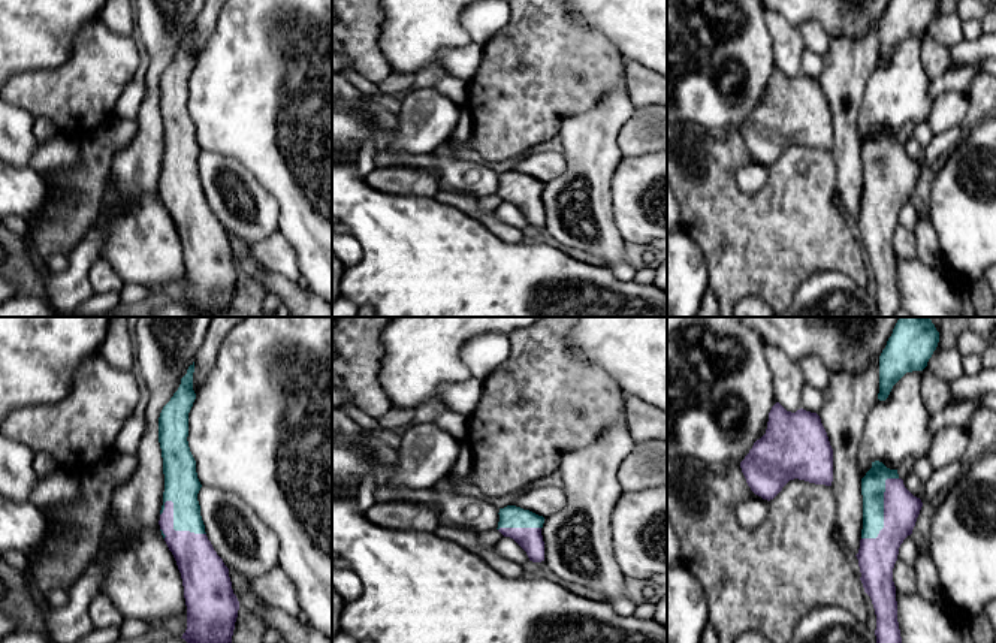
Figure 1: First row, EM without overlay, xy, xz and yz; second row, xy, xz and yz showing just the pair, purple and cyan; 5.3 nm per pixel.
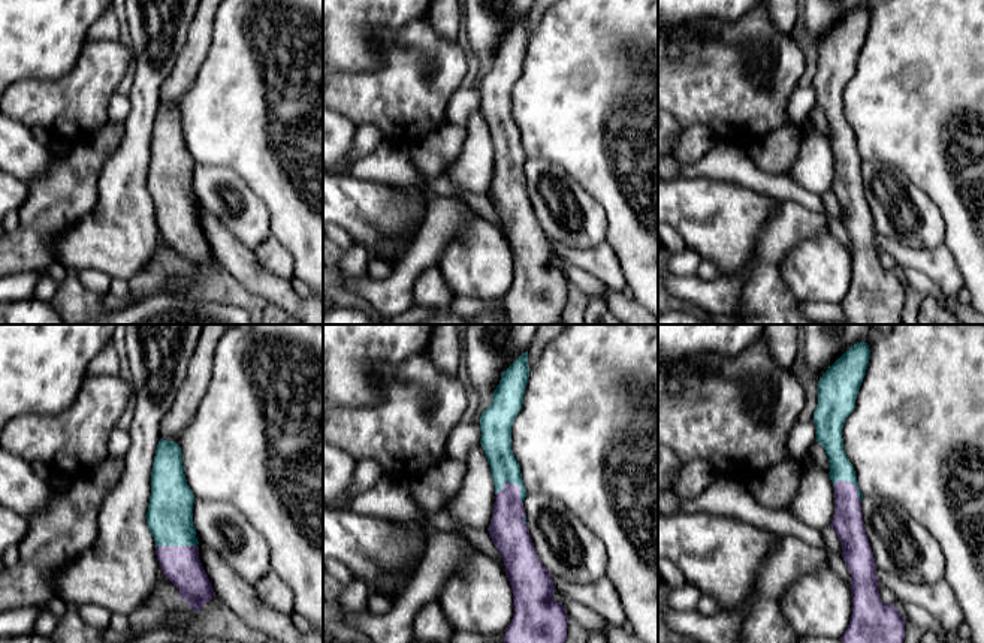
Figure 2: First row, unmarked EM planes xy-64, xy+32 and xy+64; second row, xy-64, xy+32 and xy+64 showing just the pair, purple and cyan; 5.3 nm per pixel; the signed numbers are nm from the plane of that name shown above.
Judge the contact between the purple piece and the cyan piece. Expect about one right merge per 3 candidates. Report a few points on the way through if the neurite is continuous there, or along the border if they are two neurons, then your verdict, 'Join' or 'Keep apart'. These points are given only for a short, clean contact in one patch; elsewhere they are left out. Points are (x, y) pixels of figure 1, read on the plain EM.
Join

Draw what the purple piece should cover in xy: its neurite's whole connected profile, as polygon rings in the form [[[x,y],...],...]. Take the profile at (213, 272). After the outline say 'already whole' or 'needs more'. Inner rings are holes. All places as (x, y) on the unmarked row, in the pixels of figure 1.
[[[194,27],[159,82],[165,157],[160,196],[181,238],[187,295],[181,304],[197,314],[232,308],[239,266],[229,233],[206,202],[197,159],[202,153],[188,112],[188,78],[196,64]]]; needs more

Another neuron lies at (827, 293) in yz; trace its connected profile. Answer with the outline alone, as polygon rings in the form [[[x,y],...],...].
[[[821,271],[796,290],[787,311],[773,317],[879,317],[876,301],[848,275]]]

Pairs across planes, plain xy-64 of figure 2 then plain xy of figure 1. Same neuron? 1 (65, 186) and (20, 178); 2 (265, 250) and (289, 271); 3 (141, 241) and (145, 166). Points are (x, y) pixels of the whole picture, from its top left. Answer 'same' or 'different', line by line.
1: different
2: same
3: same

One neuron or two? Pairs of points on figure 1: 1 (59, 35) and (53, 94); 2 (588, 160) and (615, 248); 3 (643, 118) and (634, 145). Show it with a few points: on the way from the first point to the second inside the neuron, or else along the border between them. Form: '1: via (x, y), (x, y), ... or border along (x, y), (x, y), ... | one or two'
1: border along (77, 38), (60, 65), (21, 72) | two
2: via (594, 183), (594, 205), (601, 226) | one
3: via (643, 124), (643, 130), (634, 139) | one

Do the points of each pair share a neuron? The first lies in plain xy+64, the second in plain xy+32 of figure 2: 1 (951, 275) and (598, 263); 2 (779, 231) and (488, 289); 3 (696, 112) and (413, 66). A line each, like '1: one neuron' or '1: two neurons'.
1: one neuron
2: two neurons
3: one neuron

